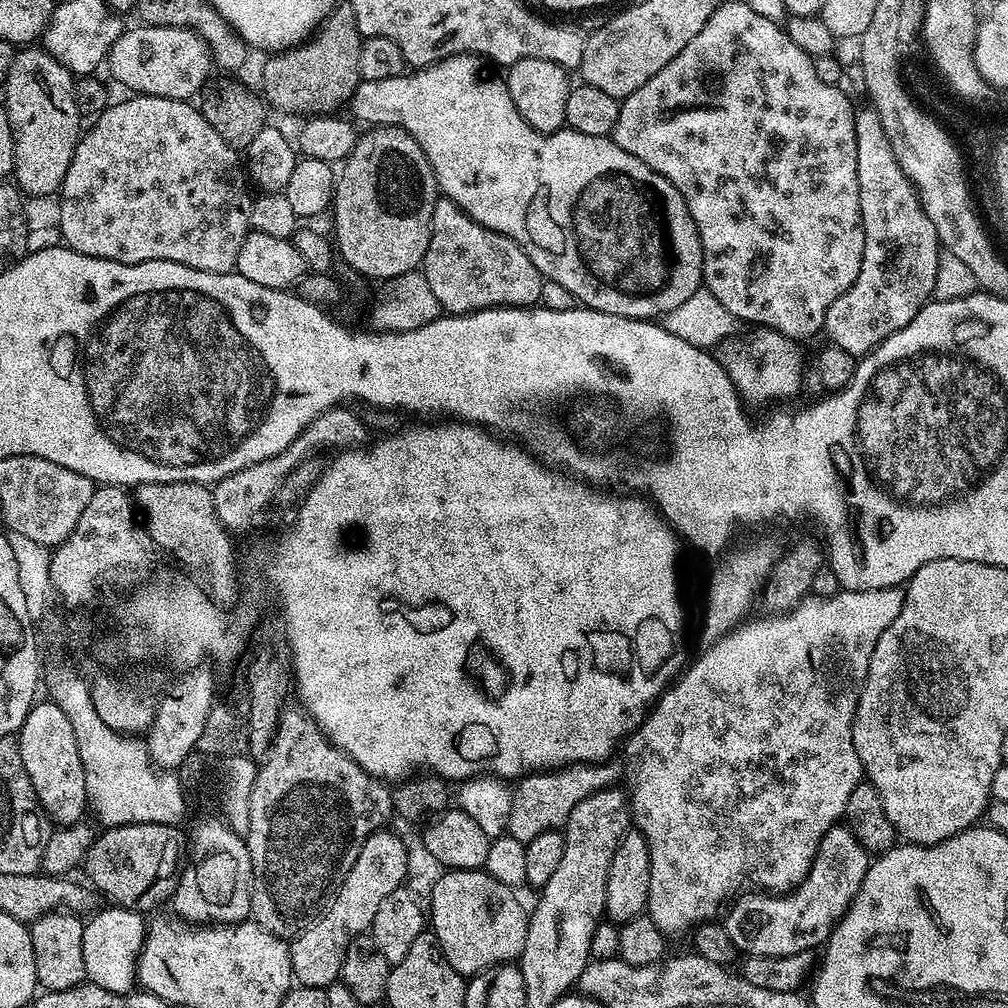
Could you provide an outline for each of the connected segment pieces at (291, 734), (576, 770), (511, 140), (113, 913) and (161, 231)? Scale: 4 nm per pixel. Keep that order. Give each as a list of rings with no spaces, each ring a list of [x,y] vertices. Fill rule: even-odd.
[[[285,707],[277,722],[277,730],[273,736],[272,745],[268,752],[259,761],[254,778],[254,786],[250,790],[250,802],[248,803],[248,831],[246,843],[250,854],[250,866],[252,867],[252,914],[251,919],[261,924],[270,934],[281,938],[295,938],[313,923],[321,915],[322,909],[327,905],[331,895],[340,887],[344,875],[354,866],[354,858],[358,858],[362,842],[370,834],[381,831],[388,819],[393,819],[392,793],[385,781],[378,780],[366,770],[362,770],[342,750],[338,750],[323,734],[316,729],[316,723],[311,720],[308,713],[299,707]]]
[[[609,758],[598,764],[578,764],[565,766],[559,770],[533,772],[521,777],[514,786],[511,800],[511,814],[507,824],[507,835],[528,843],[538,834],[563,829],[570,818],[570,810],[582,802],[582,798],[590,798],[603,788],[613,787],[623,777],[623,763],[616,758]]]
[[[451,56],[445,60],[439,60],[437,64],[432,64],[429,68],[405,71],[404,75],[398,78],[382,78],[382,82],[361,80],[360,85],[348,100],[347,107],[352,108],[351,115],[361,125],[362,123],[368,126],[373,122],[391,122],[397,128],[405,128],[418,142],[418,146],[422,146],[422,154],[426,154],[432,173],[436,176],[437,189],[447,199],[456,203],[467,216],[474,218],[474,222],[495,232],[501,232],[502,235],[509,236],[514,242],[518,242],[518,246],[522,246],[522,250],[530,258],[532,265],[539,270],[540,275],[545,280],[558,282],[558,286],[566,286],[566,290],[570,290],[570,294],[583,307],[631,320],[655,321],[677,309],[682,302],[686,301],[686,298],[690,298],[696,290],[701,288],[704,283],[702,242],[698,238],[694,218],[690,218],[690,210],[682,194],[678,194],[676,187],[666,178],[662,178],[662,174],[650,170],[646,162],[634,158],[634,154],[626,154],[622,146],[618,146],[615,140],[607,136],[578,134],[578,130],[567,126],[559,128],[557,132],[549,133],[534,130],[518,114],[518,108],[514,106],[510,98],[507,83],[501,77],[499,80],[496,76],[487,76],[483,66],[485,67],[481,57],[478,56]]]
[[[107,906],[84,925],[82,962],[86,962],[87,983],[111,992],[133,991],[136,979],[136,957],[144,945],[146,920],[131,908]]]
[[[132,94],[127,98],[129,100],[124,100],[121,104],[109,103],[107,110],[91,121],[92,129],[89,132],[87,129],[76,142],[70,170],[66,170],[66,178],[58,193],[58,199],[60,199],[58,229],[63,236],[63,243],[74,249],[75,252],[80,252],[83,256],[93,256],[123,264],[165,260],[182,266],[190,266],[194,270],[202,270],[203,272],[233,271],[238,262],[238,250],[242,250],[242,242],[248,237],[252,228],[251,210],[254,201],[253,194],[248,193],[250,180],[246,175],[241,153],[229,146],[222,138],[222,134],[218,134],[218,130],[214,130],[214,126],[210,126],[210,122],[206,122],[203,111],[197,105],[195,108],[195,103],[139,94]]]

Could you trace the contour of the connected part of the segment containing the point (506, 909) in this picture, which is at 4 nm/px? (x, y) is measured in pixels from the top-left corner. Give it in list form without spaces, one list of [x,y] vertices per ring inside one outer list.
[[[453,868],[441,871],[441,876],[432,884],[432,897],[426,900],[426,916],[430,921],[430,931],[436,936],[438,946],[458,970],[458,974],[465,978],[476,976],[495,964],[507,964],[519,961],[522,950],[526,946],[526,934],[528,933],[529,913],[524,912],[520,900],[515,891],[506,887],[502,882],[495,880],[486,870],[462,870]]]

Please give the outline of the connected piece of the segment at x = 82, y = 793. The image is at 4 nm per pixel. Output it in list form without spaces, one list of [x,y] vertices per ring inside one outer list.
[[[37,702],[26,714],[26,722],[18,733],[18,743],[22,766],[26,766],[26,774],[30,774],[30,782],[38,794],[38,802],[43,806],[49,821],[60,826],[81,823],[85,819],[84,811],[89,811],[90,805],[86,794],[86,774],[82,770],[82,757],[78,755],[78,742],[70,727],[70,718],[66,718],[66,714],[62,714],[62,710],[54,702]]]

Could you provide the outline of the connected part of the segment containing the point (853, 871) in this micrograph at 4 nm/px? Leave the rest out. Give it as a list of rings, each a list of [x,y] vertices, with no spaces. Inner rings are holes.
[[[837,826],[826,830],[822,842],[816,848],[810,870],[799,885],[783,894],[748,890],[731,901],[732,909],[722,916],[722,923],[730,942],[734,942],[737,953],[747,953],[749,956],[789,956],[819,949],[836,928],[837,922],[844,917],[844,911],[852,905],[858,886],[862,886],[862,878],[866,878],[869,863],[869,852],[854,838],[848,827]]]

